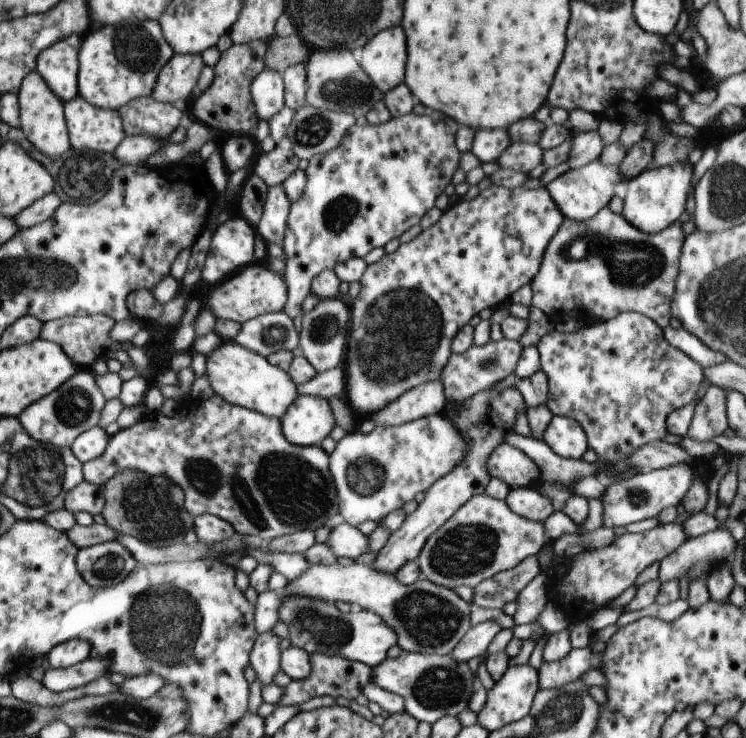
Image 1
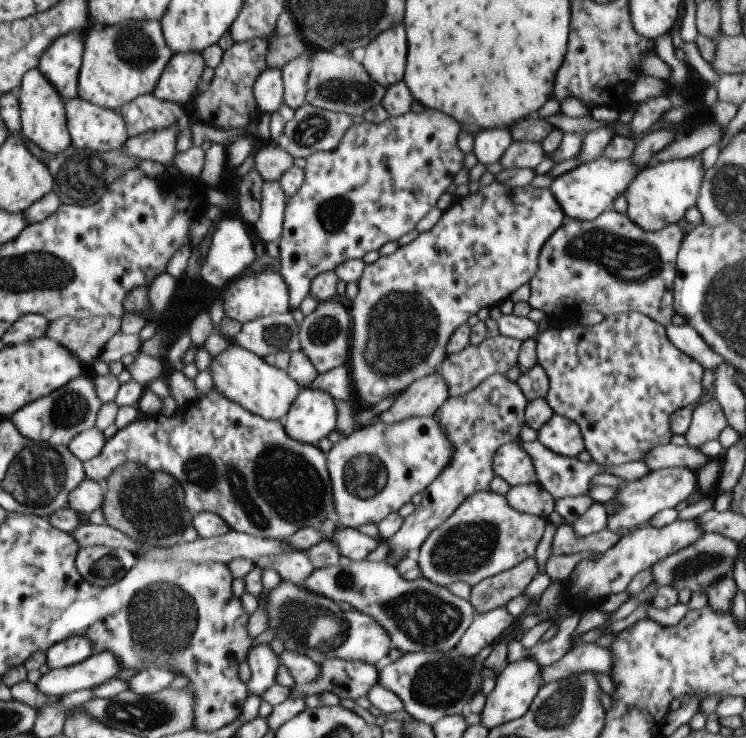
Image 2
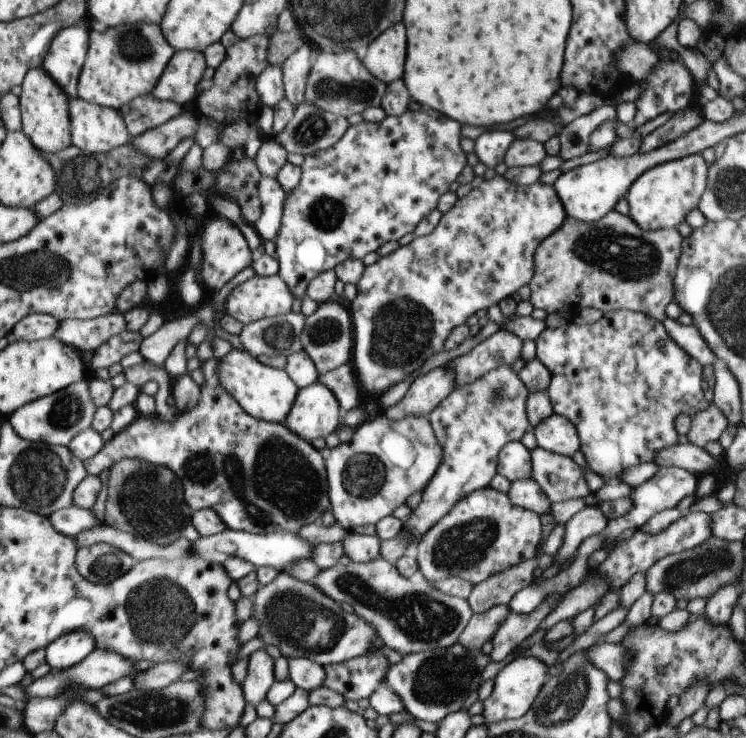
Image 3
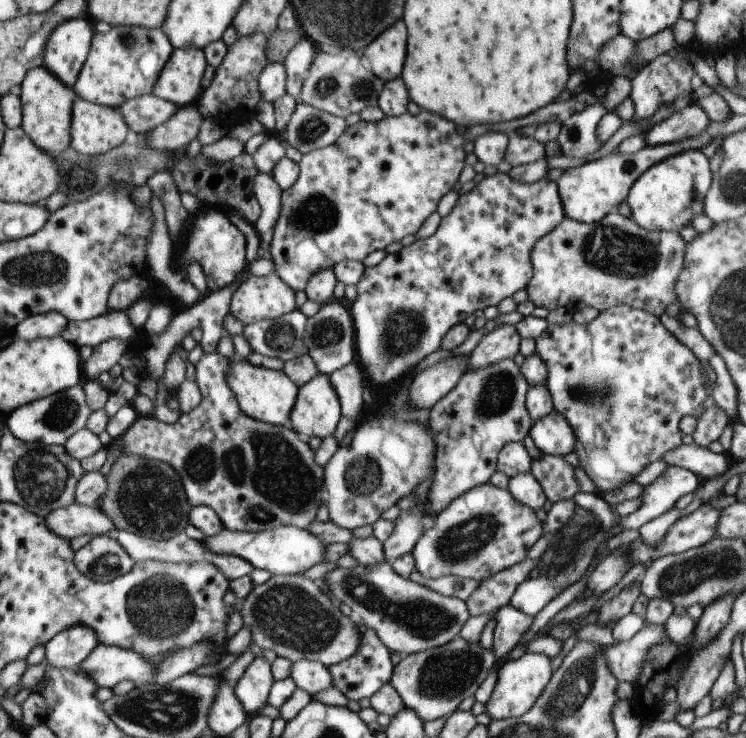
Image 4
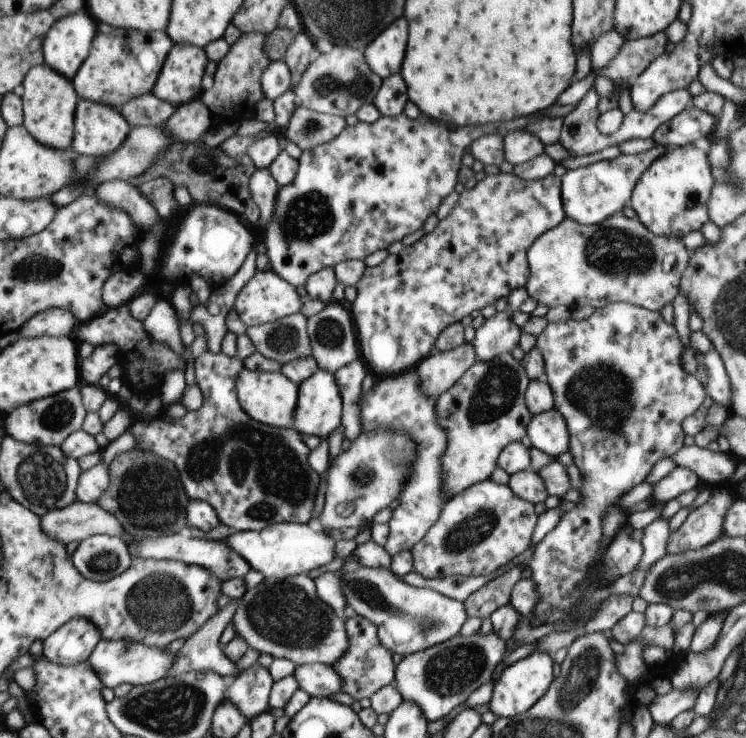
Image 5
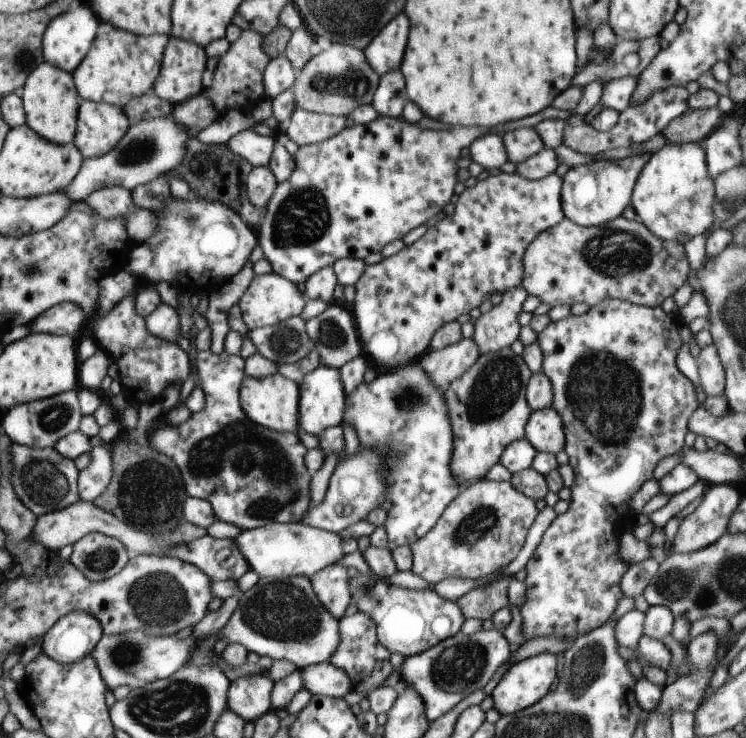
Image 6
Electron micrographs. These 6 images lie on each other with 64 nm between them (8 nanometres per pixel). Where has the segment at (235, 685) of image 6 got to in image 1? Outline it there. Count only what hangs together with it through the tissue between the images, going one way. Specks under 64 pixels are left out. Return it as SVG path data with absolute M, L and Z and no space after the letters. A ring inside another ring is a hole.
M271 630L258 634L256 646L249 656L249 665L256 671L257 679L262 681L263 686L272 683L274 675L281 669L280 640Z

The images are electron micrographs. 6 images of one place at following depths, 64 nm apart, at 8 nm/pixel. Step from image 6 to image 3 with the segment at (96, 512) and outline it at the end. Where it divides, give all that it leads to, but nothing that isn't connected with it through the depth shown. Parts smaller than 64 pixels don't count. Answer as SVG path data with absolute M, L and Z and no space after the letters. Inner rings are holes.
M73 506L65 509L58 509L52 516L49 516L54 528L66 536L75 537L81 530L98 526L103 521L94 518L92 510L86 510Z

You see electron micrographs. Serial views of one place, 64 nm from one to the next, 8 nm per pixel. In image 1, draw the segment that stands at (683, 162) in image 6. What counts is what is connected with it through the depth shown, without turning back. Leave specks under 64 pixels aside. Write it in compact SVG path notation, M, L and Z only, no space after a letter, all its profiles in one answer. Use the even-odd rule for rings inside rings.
M676 163L657 169L646 169L628 181L626 196L623 198L621 215L638 230L658 234L678 221L685 211L686 199L692 186L693 164Z

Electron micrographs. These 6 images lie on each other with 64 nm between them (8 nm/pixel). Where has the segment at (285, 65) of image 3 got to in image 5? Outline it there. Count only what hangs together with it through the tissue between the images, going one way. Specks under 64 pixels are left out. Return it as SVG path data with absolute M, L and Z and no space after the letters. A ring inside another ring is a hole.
M306 32L298 33L295 39L285 52L283 61L288 65L291 74L290 89L294 90L300 82L304 71L308 68L310 54L314 50L314 40Z

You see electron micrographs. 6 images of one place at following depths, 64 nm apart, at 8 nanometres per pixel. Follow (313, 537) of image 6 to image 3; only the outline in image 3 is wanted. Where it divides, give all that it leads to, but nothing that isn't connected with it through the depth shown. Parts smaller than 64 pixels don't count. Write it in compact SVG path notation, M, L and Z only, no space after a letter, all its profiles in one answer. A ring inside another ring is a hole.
M226 528L221 533L200 537L194 541L191 544L191 558L222 564L230 557L238 557L251 562L256 569L261 566L272 566L278 572L284 573L294 561L303 558L311 559L314 549L314 545L302 540L297 533L275 532L257 535Z

